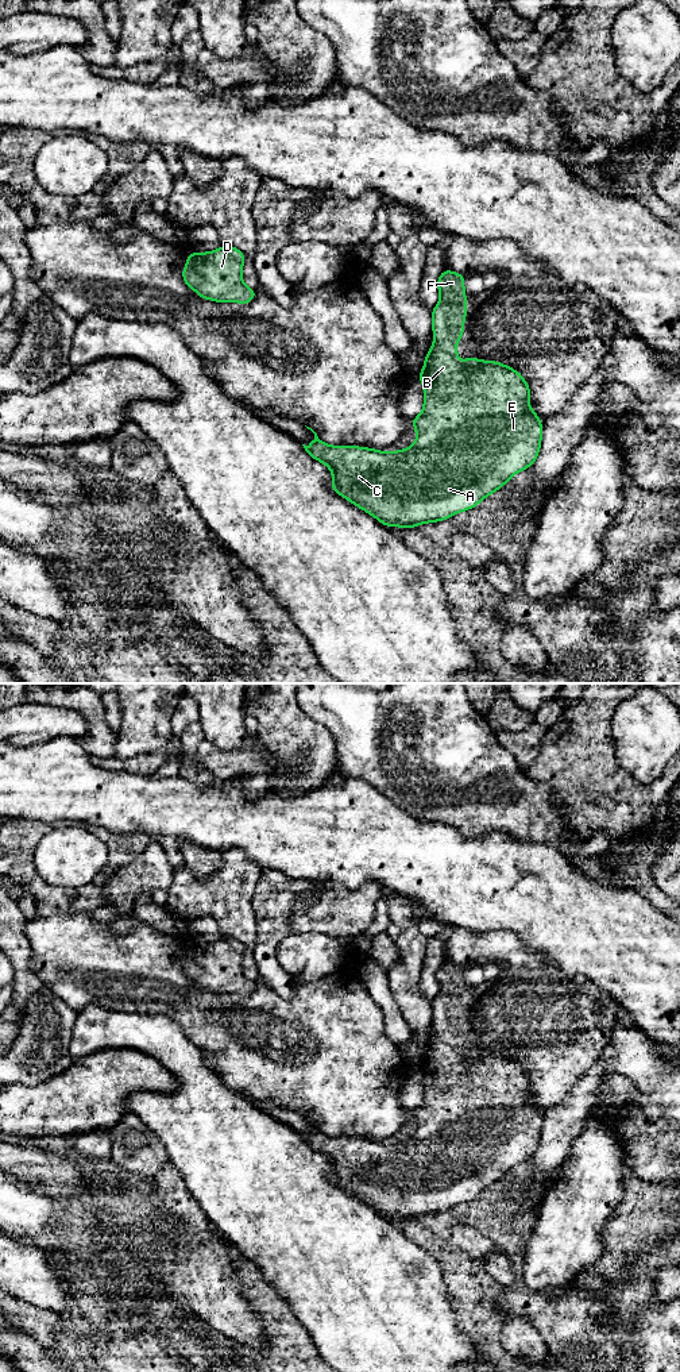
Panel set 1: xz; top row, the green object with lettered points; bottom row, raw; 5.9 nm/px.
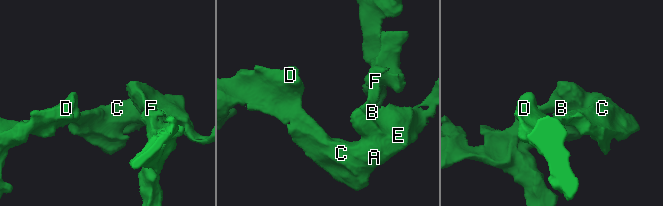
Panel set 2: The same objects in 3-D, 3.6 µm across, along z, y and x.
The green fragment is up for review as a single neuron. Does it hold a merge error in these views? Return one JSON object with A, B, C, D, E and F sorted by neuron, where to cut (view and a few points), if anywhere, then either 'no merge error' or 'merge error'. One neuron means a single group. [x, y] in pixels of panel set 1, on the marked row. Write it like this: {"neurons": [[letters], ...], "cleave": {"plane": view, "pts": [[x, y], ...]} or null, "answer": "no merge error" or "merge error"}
{"neurons": [["A", "B", "C", "D", "E", "F"]], "cleave": null, "answer": "no merge error"}

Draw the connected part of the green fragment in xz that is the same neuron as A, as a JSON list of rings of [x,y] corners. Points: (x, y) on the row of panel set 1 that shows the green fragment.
[[[444,269],[444,271],[440,274],[438,280],[437,280],[437,289],[440,292],[440,301],[438,304],[432,309],[432,332],[434,334],[436,339],[433,340],[432,346],[430,346],[430,350],[429,352],[426,354],[425,357],[425,363],[424,363],[424,367],[421,370],[421,373],[418,374],[418,379],[422,382],[424,385],[424,409],[422,412],[416,416],[413,420],[412,420],[412,424],[413,424],[413,428],[416,429],[417,432],[417,439],[414,442],[414,444],[412,447],[407,447],[407,448],[403,448],[403,450],[398,450],[395,452],[385,452],[385,451],[379,451],[379,450],[372,450],[372,448],[367,448],[367,447],[356,447],[356,446],[328,446],[325,444],[324,442],[321,442],[317,436],[317,433],[306,427],[308,429],[310,429],[313,433],[314,433],[314,439],[313,442],[309,444],[309,446],[304,446],[305,451],[316,460],[327,465],[333,475],[333,481],[331,482],[331,487],[337,493],[340,494],[341,497],[344,497],[345,500],[348,500],[349,502],[352,502],[353,505],[359,506],[362,510],[367,512],[368,514],[374,516],[379,523],[382,523],[383,525],[386,527],[402,527],[402,528],[416,528],[417,525],[420,524],[426,524],[426,523],[436,523],[436,521],[444,521],[447,520],[448,517],[456,514],[456,513],[460,513],[463,510],[468,510],[468,509],[472,509],[475,508],[482,500],[484,500],[486,497],[488,497],[490,494],[492,494],[494,492],[497,492],[498,489],[501,489],[506,482],[510,481],[510,478],[528,469],[528,467],[532,467],[533,463],[536,462],[537,456],[538,456],[538,451],[541,448],[541,438],[542,438],[542,421],[538,419],[537,413],[532,409],[532,406],[528,404],[528,400],[530,397],[530,388],[528,385],[528,382],[523,379],[522,374],[501,362],[494,362],[494,361],[480,361],[478,358],[478,355],[470,355],[464,362],[459,362],[457,361],[457,344],[456,342],[457,340],[461,340],[463,339],[463,332],[464,332],[464,317],[467,316],[467,300],[465,300],[465,290],[464,290],[464,278],[465,275],[464,274],[459,274],[459,273],[455,273],[455,271],[451,271],[451,270],[447,270]]]

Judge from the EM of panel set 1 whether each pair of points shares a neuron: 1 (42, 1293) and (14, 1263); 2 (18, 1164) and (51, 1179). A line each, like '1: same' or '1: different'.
1: same
2: same

